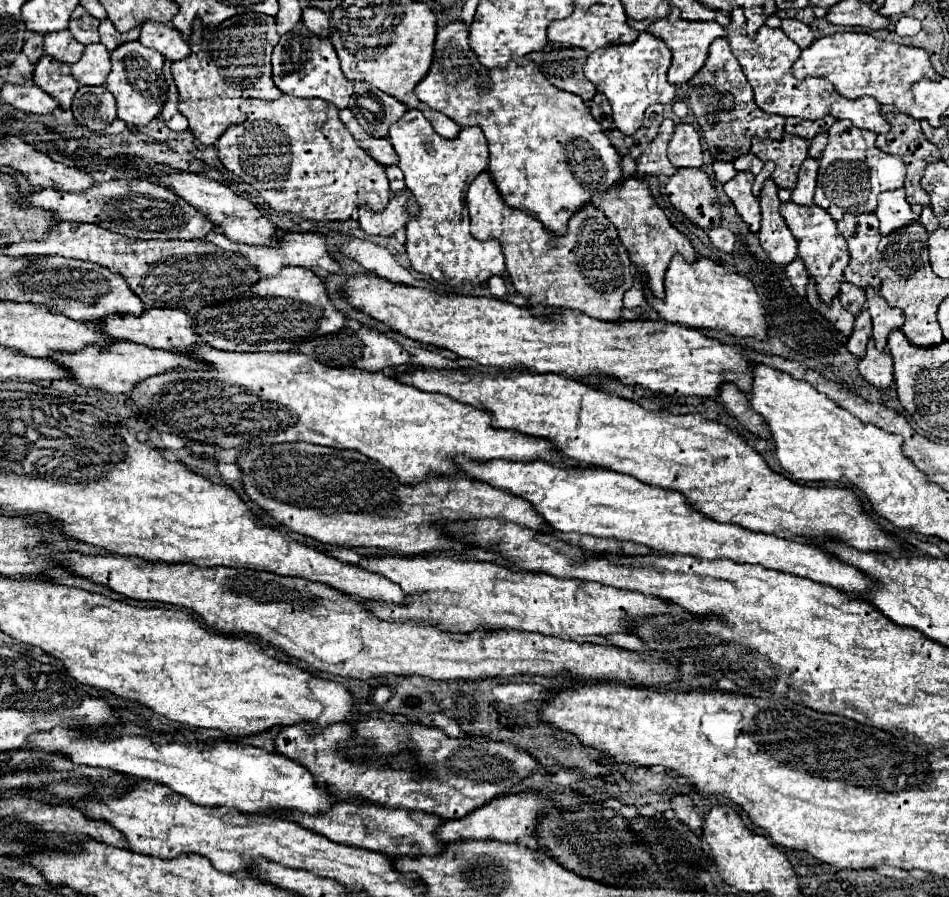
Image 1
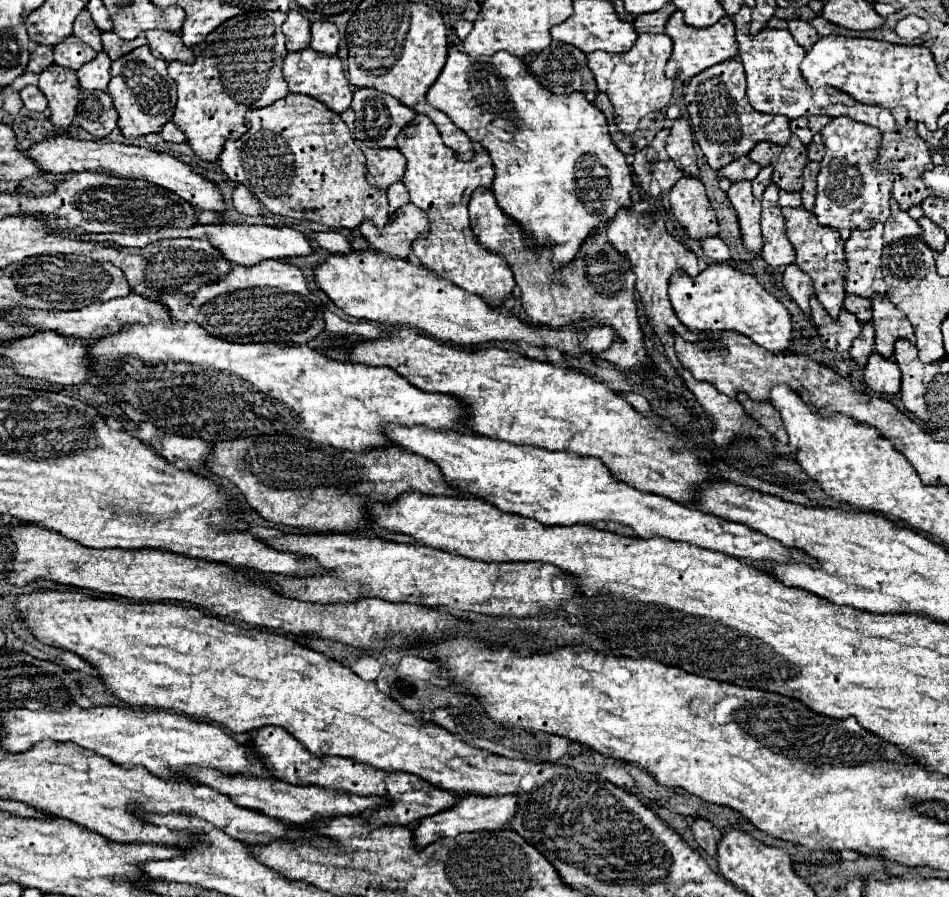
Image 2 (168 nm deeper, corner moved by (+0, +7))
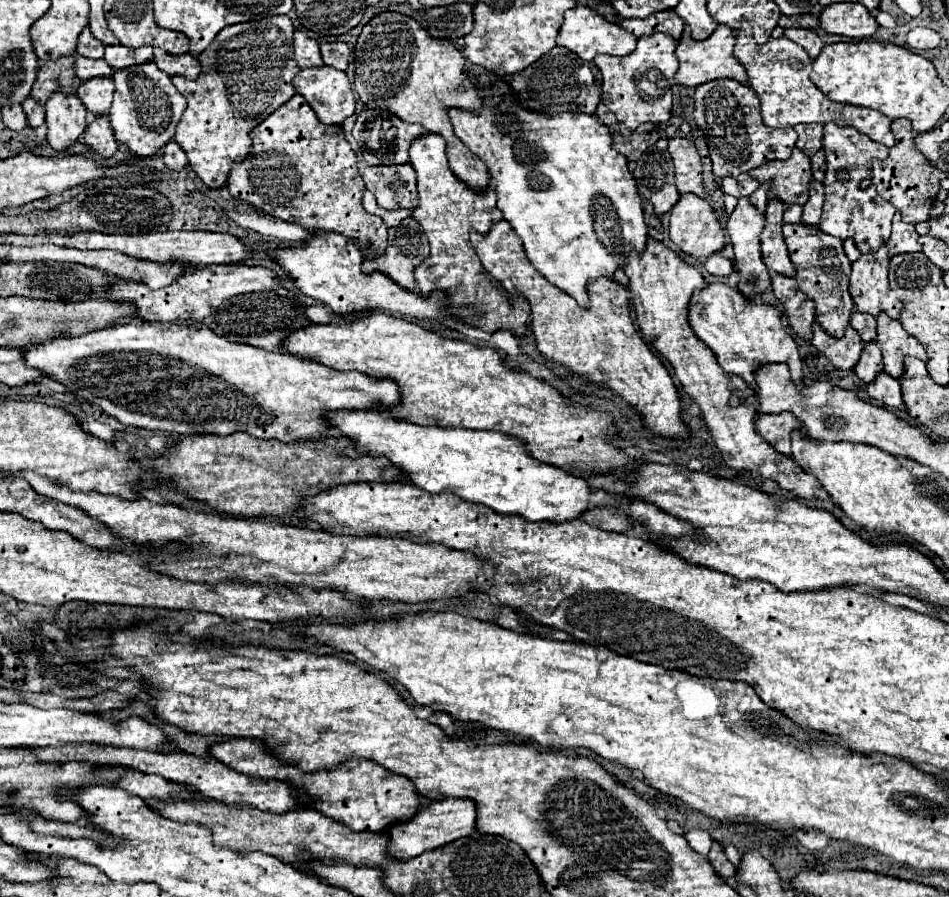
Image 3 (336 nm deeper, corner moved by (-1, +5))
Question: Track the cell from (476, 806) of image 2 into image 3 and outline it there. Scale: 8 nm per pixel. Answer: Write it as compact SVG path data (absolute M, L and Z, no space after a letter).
M441 799L441 801L431 801L423 805L417 815L405 823L395 823L387 833L391 837L389 841L389 855L393 855L399 861L413 859L425 851L437 849L439 845L447 845L459 837L467 837L475 833L475 823L477 823L477 805L471 799Z

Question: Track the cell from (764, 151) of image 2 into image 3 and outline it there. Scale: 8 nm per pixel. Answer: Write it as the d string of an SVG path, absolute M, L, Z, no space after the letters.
M795 147L789 159L785 161L767 161L755 169L749 171L751 177L759 179L759 183L769 181L771 183L771 195L781 199L783 203L799 203L805 205L809 197L809 181L811 175L811 163L809 157Z

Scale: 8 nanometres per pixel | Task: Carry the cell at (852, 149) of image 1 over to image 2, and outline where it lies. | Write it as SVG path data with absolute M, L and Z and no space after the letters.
M836 117L822 129L826 155L818 175L818 195L814 215L820 225L832 229L868 229L874 223L886 223L890 217L892 175L874 169L874 159L880 149L880 131L876 127Z

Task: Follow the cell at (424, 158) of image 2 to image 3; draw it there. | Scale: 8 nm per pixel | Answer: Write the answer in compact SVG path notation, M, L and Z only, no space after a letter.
M435 133L419 135L417 139L413 139L413 143L409 147L409 161L417 171L417 193L419 193L419 199L417 199L419 203L411 215L425 231L429 245L431 245L431 255L419 267L415 267L417 289L423 295L427 295L429 291L435 291L435 289L445 291L449 295L449 307L453 309L453 315L457 315L459 319L465 319L469 325L475 325L483 331L509 329L509 331L513 331L513 335L523 335L525 325L529 323L529 313L531 313L529 303L523 297L519 299L519 297L513 297L507 291L503 291L503 287L483 269L477 253L473 251L473 247L469 243L469 229L487 233L487 229L491 227L491 211L497 201L493 187L487 187L485 191L475 191L469 185L465 185L461 179L457 179L447 165L445 139L441 139Z

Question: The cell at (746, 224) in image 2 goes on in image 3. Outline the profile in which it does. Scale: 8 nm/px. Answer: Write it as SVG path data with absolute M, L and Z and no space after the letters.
M741 197L735 211L729 215L727 231L731 237L733 249L735 249L735 267L741 273L741 281L739 281L737 289L745 297L751 297L751 299L761 295L767 289L767 285L771 283L771 275L761 259L761 247L759 247L759 235L761 235L763 227L765 227L765 215L759 209L755 209L755 205L751 205L751 201L747 197Z

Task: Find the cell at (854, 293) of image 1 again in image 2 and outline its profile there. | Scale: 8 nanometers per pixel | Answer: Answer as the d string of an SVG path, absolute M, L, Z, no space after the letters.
M848 295L844 301L844 309L848 309L850 313L854 313L858 317L860 323L868 323L872 319L872 307L870 307L870 299L862 299L862 297L854 297Z

